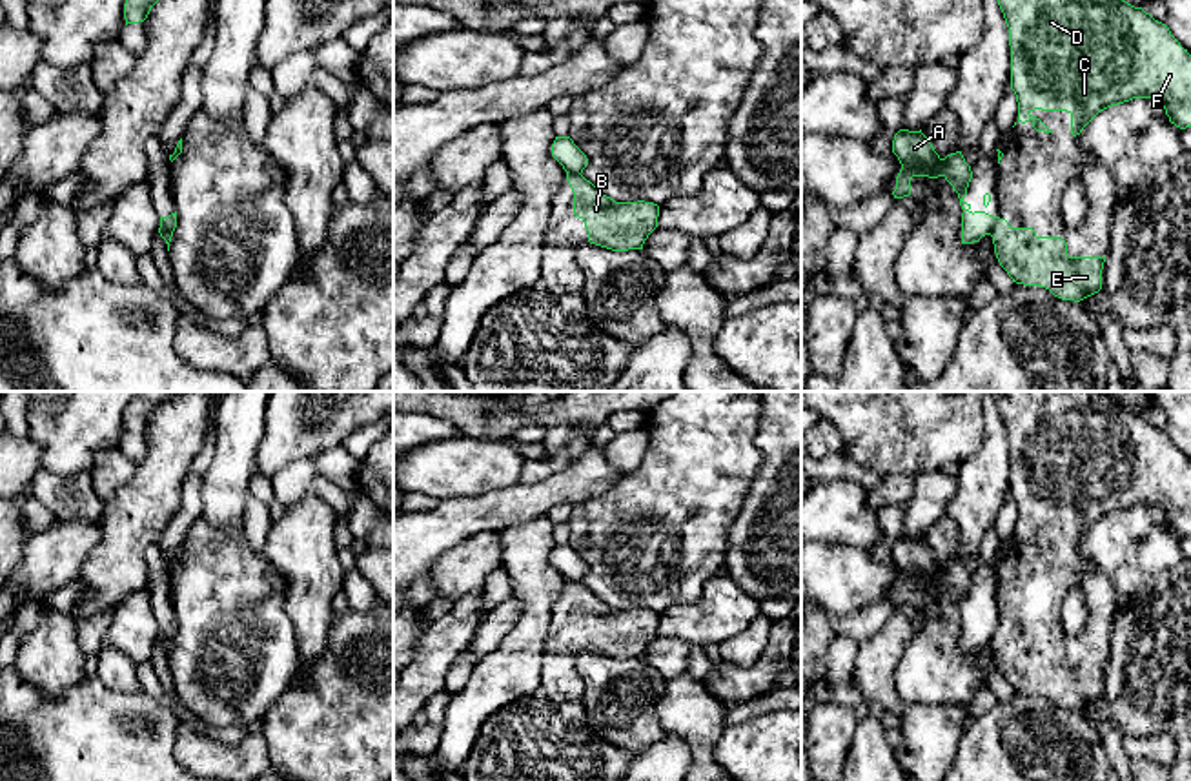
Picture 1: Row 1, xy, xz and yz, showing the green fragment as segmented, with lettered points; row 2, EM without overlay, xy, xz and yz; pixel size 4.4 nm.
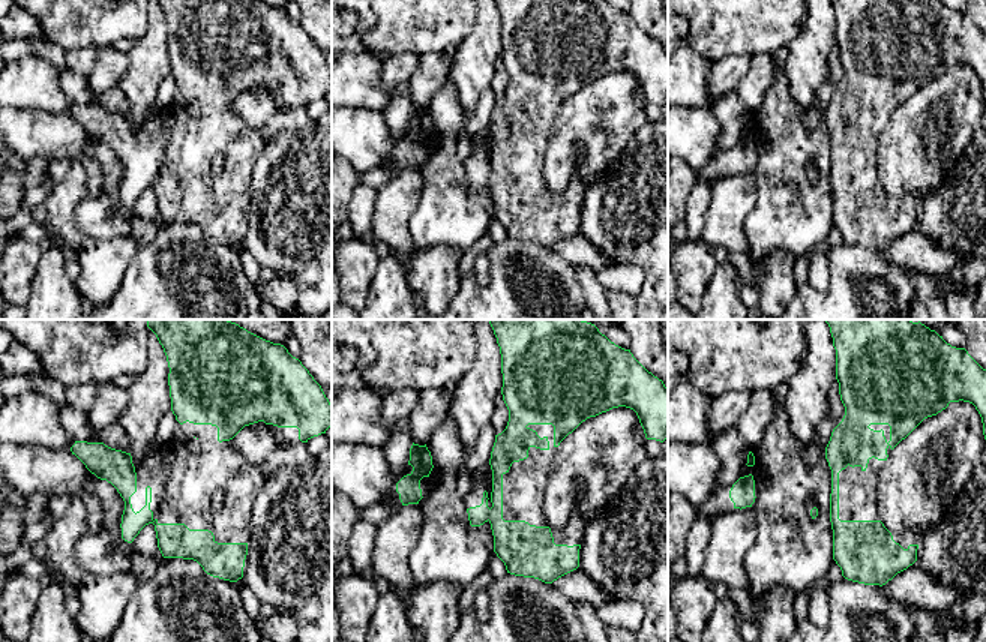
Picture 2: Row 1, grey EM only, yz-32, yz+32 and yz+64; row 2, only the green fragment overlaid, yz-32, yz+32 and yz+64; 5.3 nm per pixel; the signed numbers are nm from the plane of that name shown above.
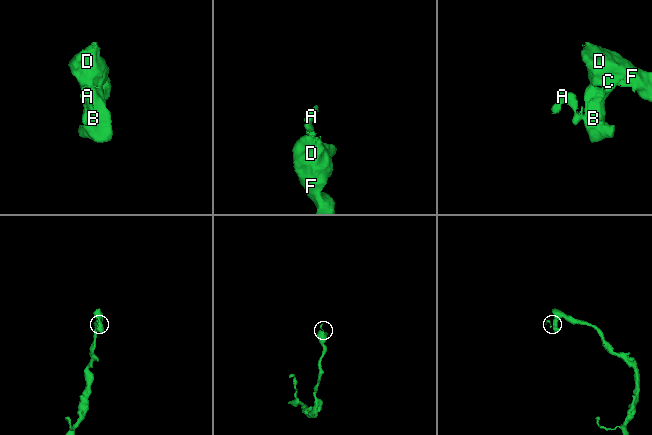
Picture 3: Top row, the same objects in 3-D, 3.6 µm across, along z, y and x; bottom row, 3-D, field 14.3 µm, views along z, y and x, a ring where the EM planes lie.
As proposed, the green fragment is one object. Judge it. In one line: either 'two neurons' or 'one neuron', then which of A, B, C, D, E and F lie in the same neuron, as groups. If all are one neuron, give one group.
two neurons; A / B C D E F

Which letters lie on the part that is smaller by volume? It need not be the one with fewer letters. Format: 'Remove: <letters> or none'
Remove: A

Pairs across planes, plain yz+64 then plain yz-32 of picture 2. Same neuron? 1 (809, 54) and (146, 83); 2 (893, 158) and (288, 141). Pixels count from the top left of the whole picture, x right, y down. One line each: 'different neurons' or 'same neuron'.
1: same neuron
2: different neurons

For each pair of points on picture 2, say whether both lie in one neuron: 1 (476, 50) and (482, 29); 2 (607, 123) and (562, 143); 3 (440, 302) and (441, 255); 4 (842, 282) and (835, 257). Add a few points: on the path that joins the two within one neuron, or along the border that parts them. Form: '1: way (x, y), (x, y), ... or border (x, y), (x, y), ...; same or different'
1: way (480, 45), (482, 33); same
2: way (596, 126), (584, 138), (572, 140); same
3: way (440, 290), (440, 267); same
4: way (842, 276), (841, 263); same

